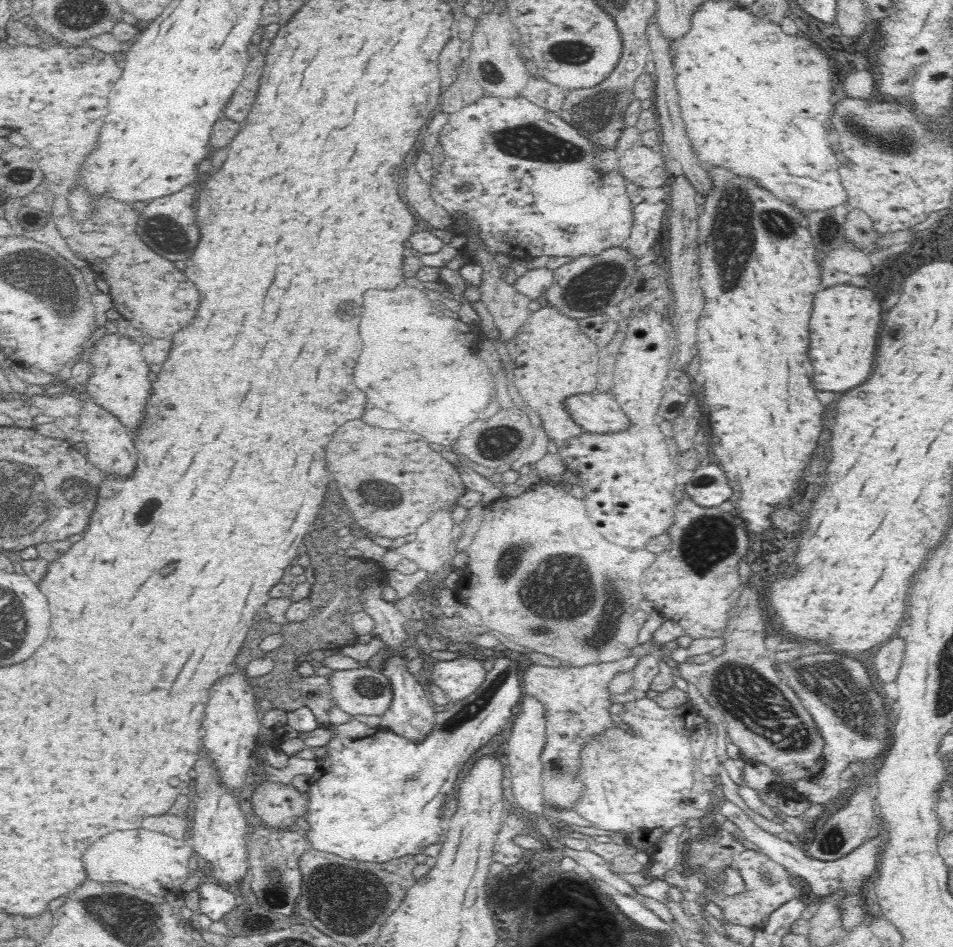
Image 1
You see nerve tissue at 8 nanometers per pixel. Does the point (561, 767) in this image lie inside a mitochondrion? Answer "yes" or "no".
yes

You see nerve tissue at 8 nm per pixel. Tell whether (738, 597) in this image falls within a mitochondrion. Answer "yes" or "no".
no

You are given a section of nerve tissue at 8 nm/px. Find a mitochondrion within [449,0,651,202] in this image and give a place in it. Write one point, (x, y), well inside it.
(518, 141)

